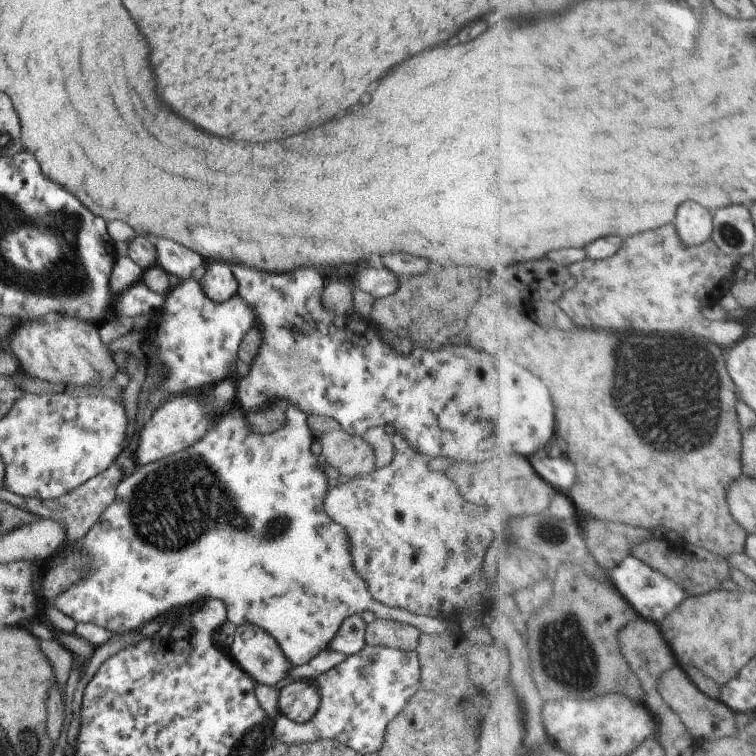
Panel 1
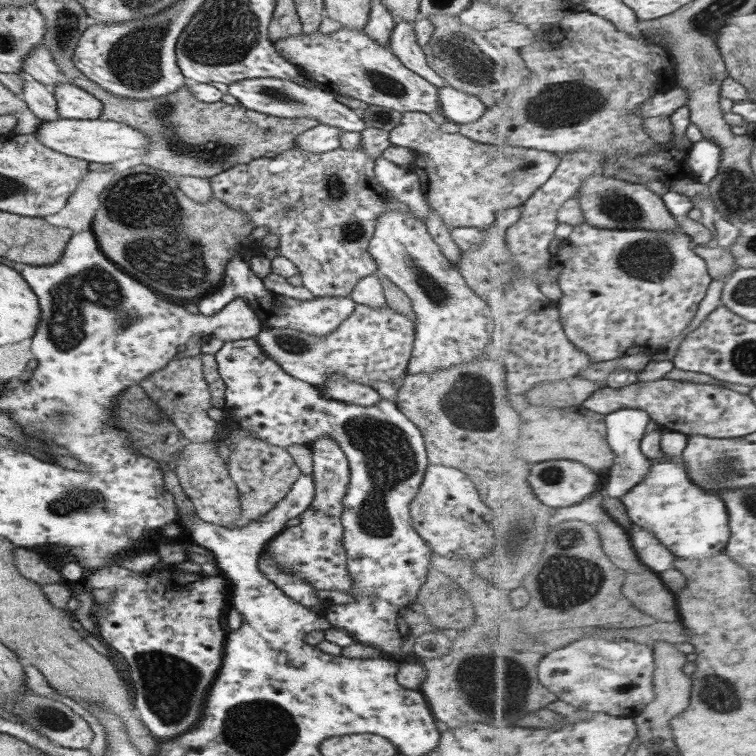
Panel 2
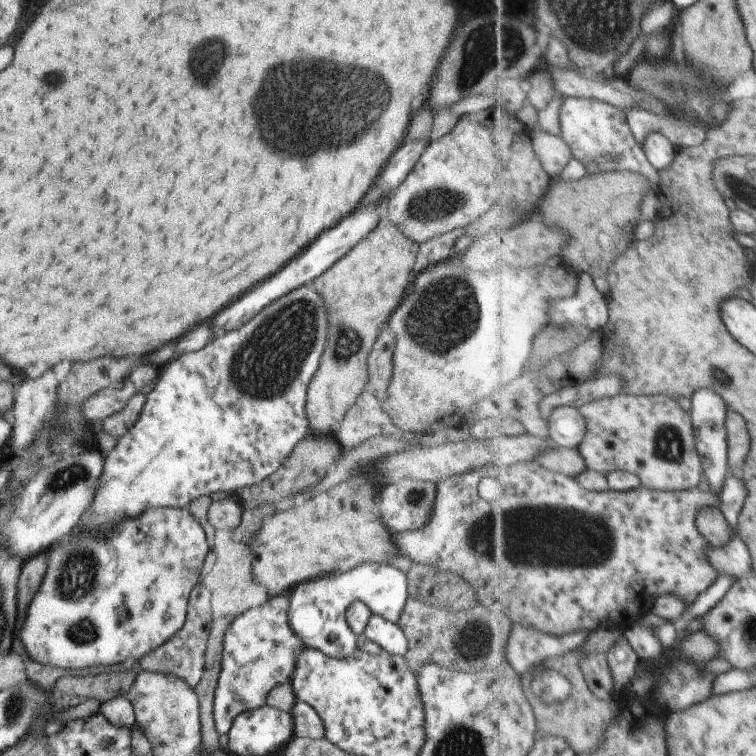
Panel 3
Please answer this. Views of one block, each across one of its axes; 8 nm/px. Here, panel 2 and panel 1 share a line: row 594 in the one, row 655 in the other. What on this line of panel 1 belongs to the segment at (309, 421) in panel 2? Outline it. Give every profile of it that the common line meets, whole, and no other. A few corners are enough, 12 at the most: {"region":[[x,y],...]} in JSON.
{"region":[[365,644],[316,678],[308,722],[269,718],[287,745],[378,753],[418,690],[415,650]]}

